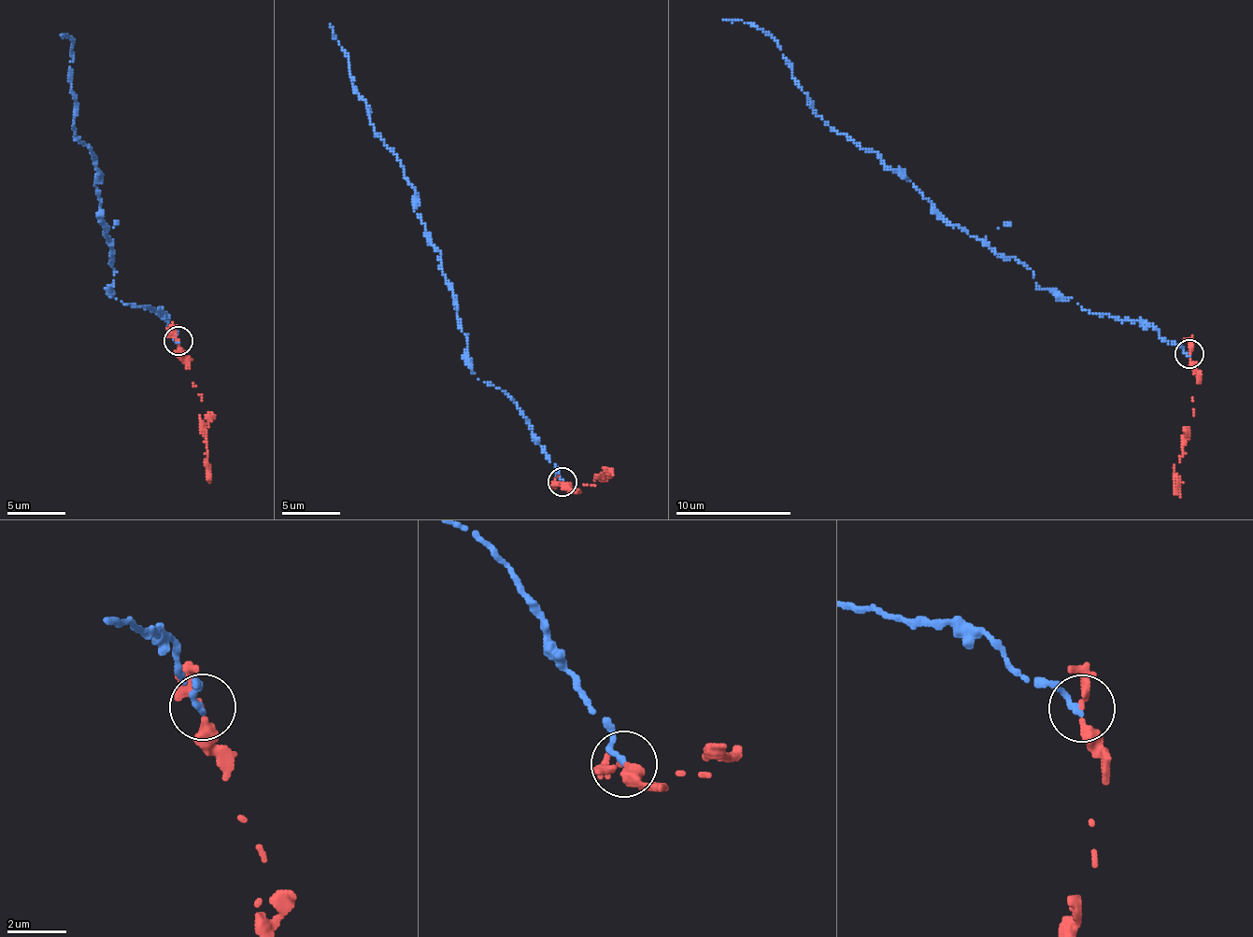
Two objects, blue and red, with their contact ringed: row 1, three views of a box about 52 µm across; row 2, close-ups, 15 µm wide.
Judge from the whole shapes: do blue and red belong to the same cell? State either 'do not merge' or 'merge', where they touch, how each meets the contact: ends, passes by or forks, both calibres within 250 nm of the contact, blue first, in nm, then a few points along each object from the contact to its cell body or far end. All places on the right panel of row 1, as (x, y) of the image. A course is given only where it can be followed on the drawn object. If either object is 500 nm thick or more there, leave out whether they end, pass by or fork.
do not merge; place (1189, 354); blue ends; red passes by; calibres 200 and 240 nm; course blue (1190, 356), (1153, 326), (1054, 294), (953, 225), (828, 125), (769, 35), (723, 20); course red (1190, 353), (1197, 376), (1182, 456), (1174, 464), (1180, 497)

